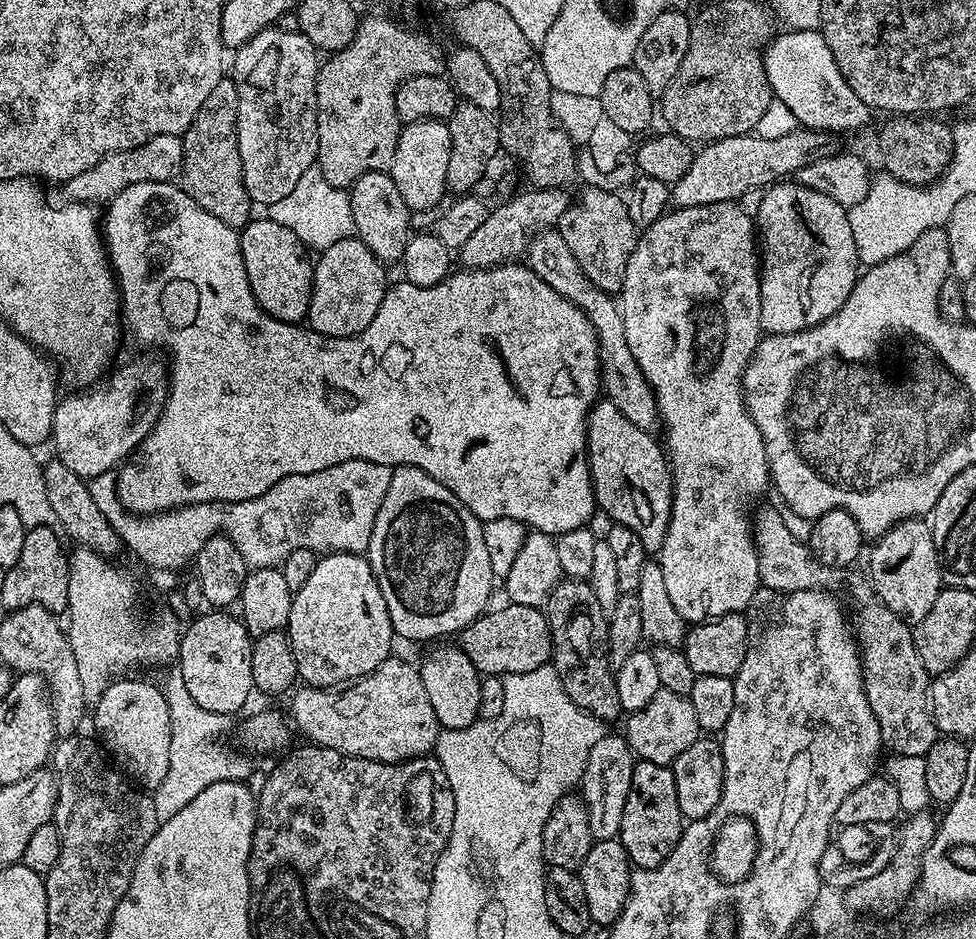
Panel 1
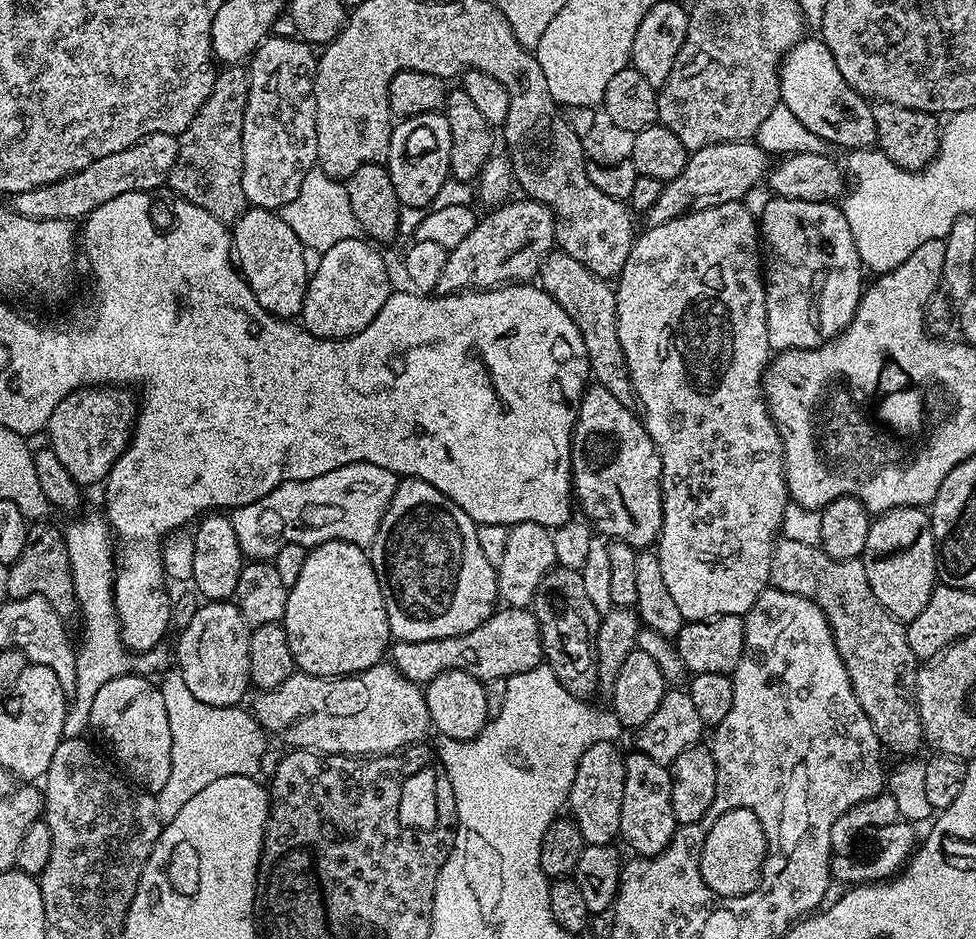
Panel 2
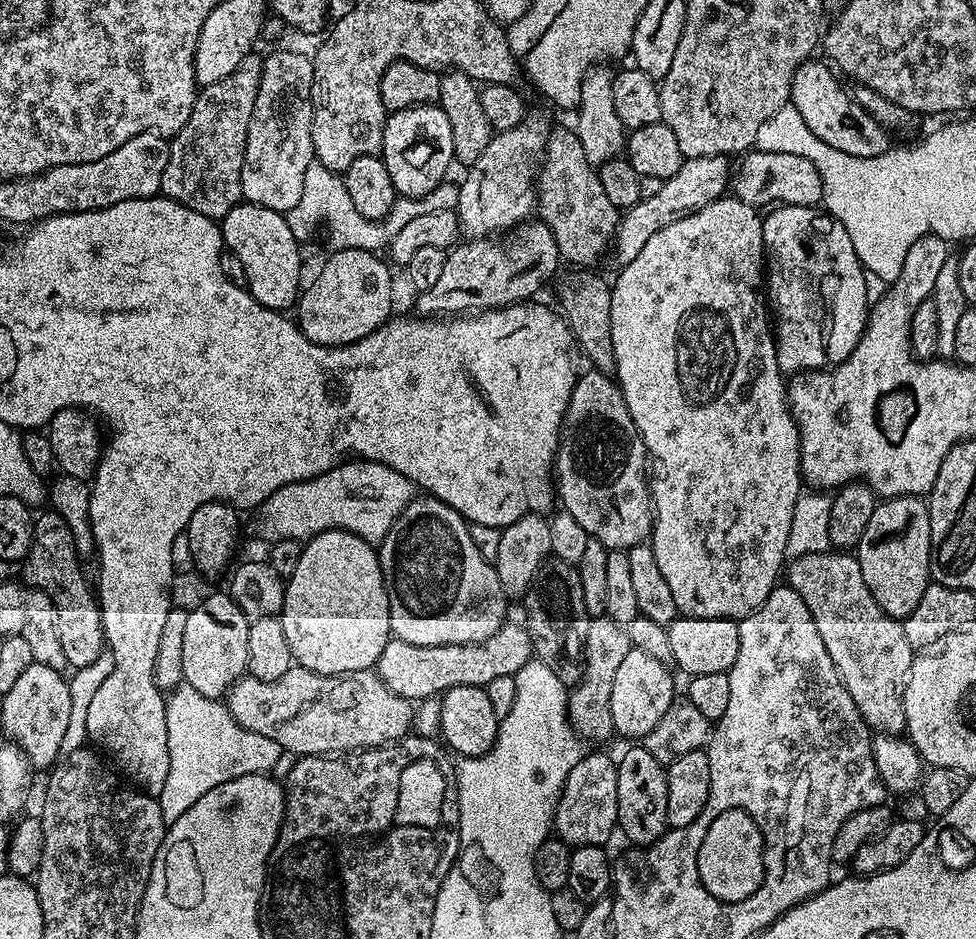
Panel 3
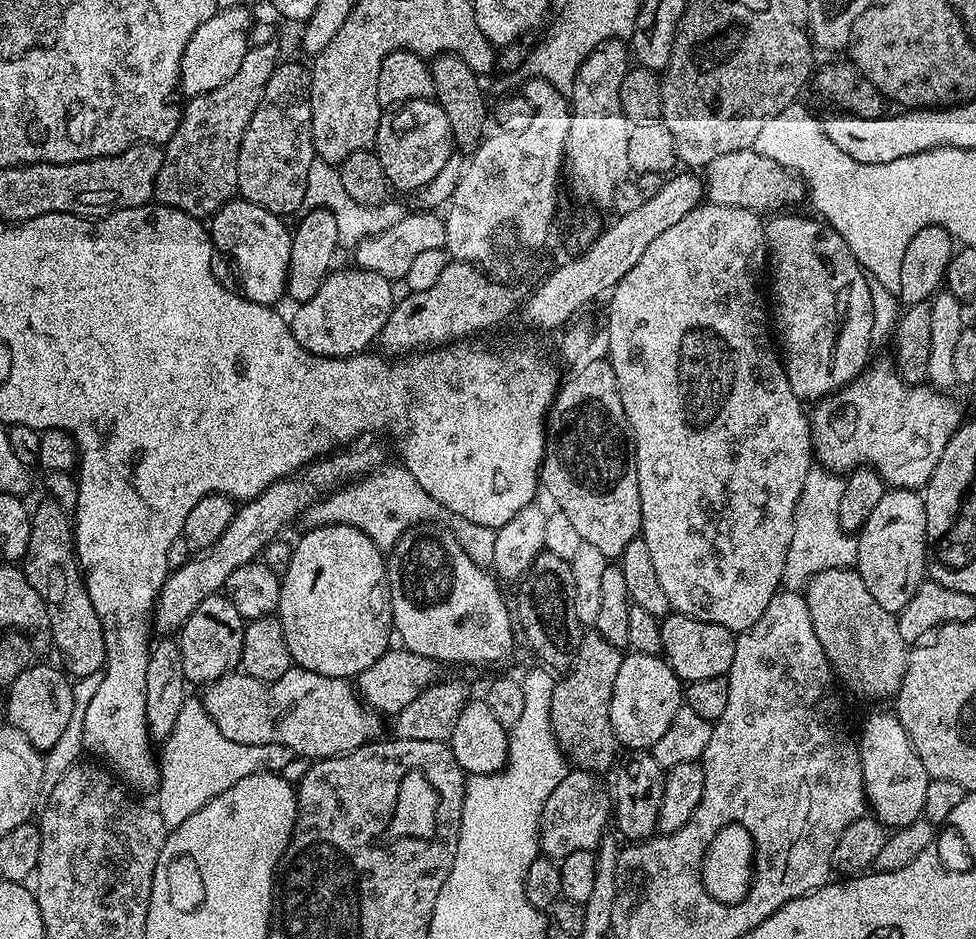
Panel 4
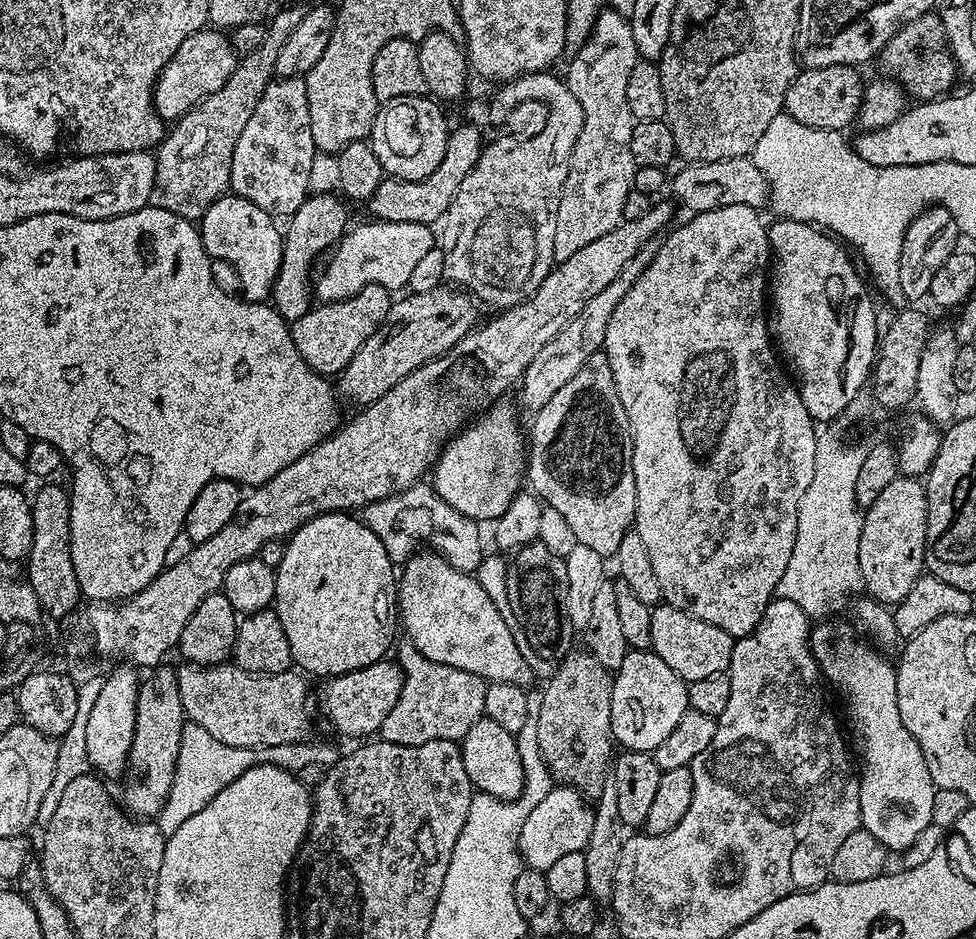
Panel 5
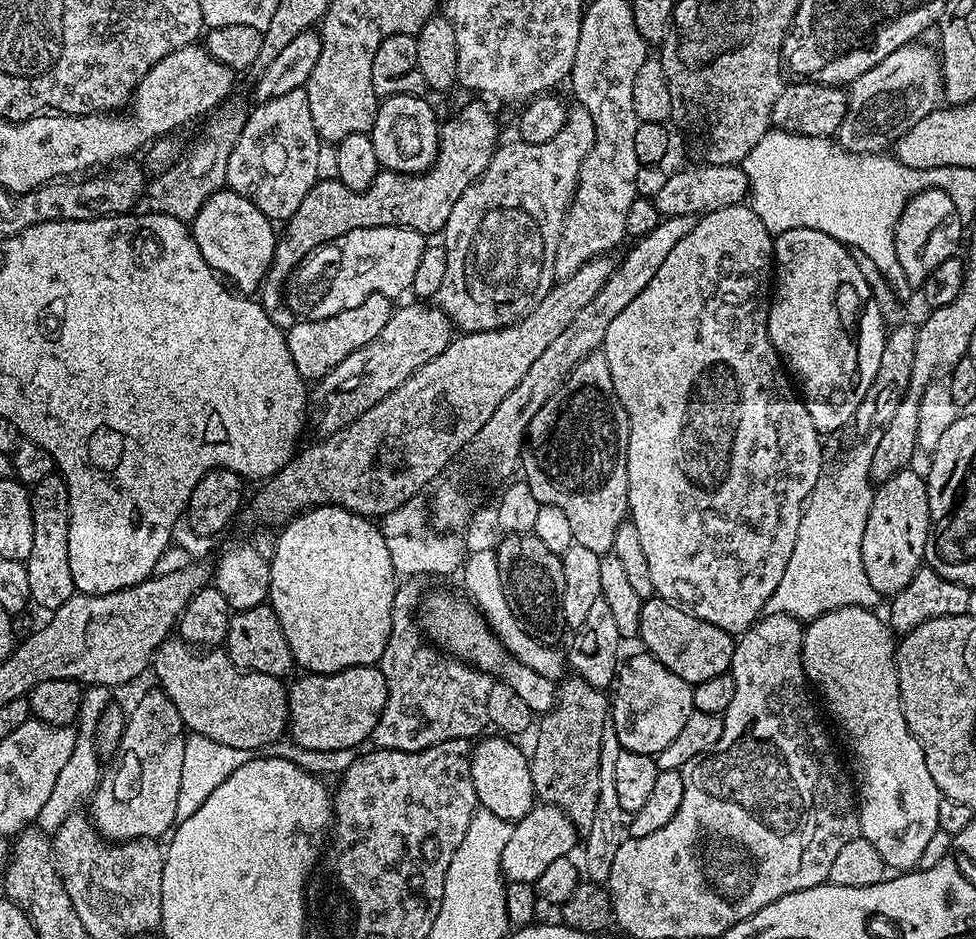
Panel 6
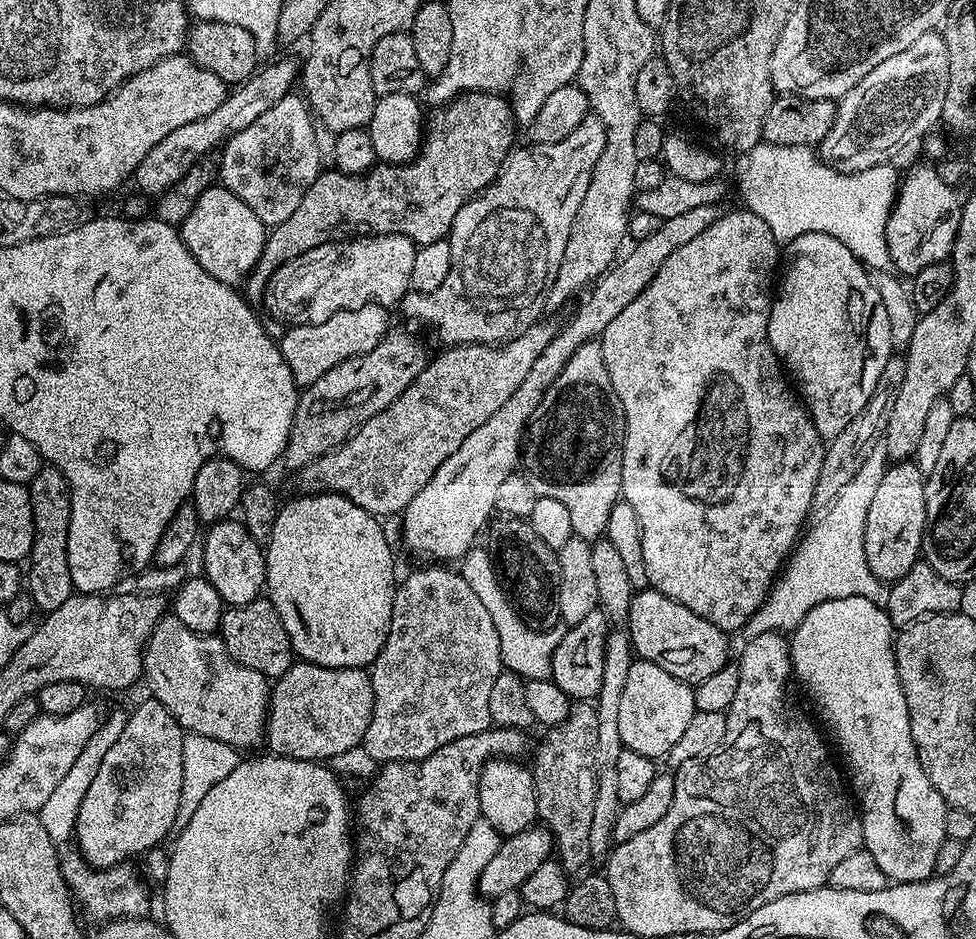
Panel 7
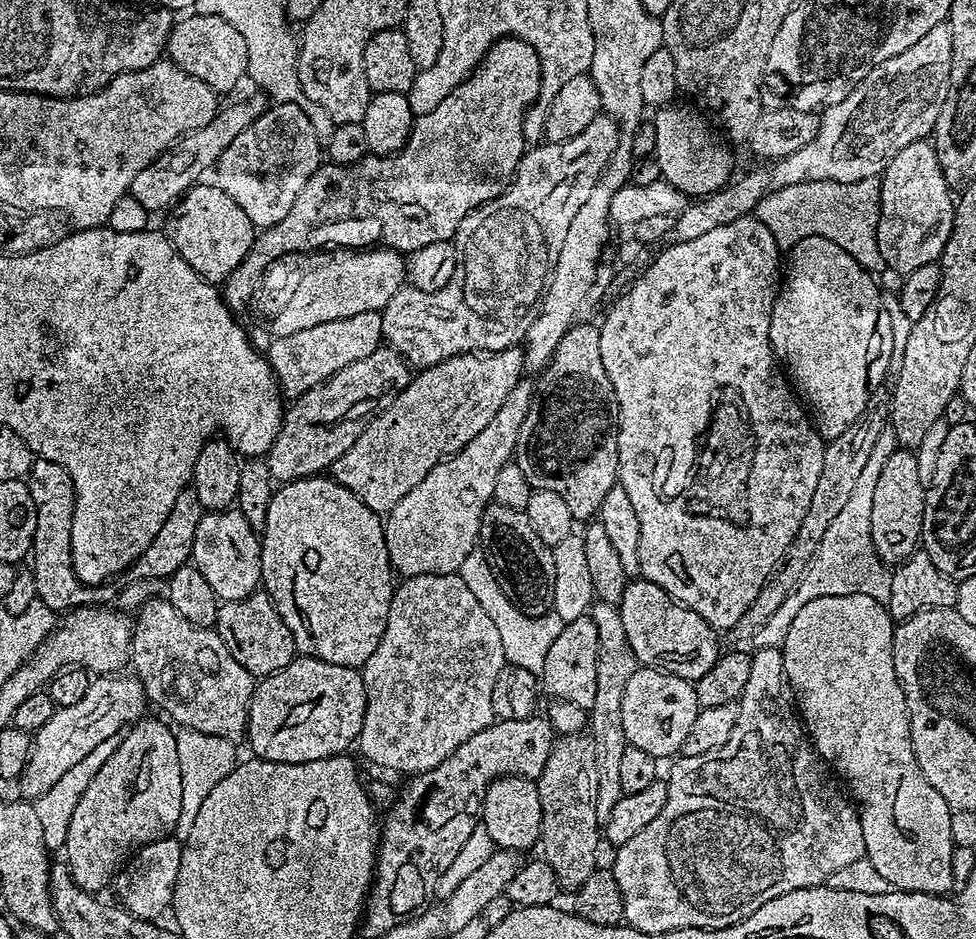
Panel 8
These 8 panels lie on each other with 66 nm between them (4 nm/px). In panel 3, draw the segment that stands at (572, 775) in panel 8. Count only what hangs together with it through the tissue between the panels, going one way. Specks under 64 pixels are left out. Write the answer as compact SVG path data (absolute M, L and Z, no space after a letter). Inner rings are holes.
M606 614L589 619L582 641L580 681L568 694L568 718L576 729L576 735L585 741L613 739L610 690L614 686L614 674L618 671L618 665L623 662L632 647L625 625L615 624Z

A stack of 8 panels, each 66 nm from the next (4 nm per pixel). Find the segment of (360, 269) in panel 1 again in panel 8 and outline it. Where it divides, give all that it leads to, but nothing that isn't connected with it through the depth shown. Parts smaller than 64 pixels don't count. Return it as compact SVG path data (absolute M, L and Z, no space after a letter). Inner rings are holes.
M363 312L334 322L322 322L322 326L310 326L310 330L298 330L298 334L275 337L271 341L273 344L266 348L266 355L281 393L295 398L314 390L314 386L325 384L331 376L350 366L350 362L370 358L370 354L382 346L383 340L380 312Z

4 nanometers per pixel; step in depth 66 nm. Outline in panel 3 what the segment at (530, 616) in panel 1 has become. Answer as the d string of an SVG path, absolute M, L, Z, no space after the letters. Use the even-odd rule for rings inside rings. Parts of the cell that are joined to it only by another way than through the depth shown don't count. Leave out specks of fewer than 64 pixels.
M506 622L497 632L477 644L451 644L450 646L414 646L405 640L389 638L386 650L374 665L374 671L394 694L413 702L431 700L447 688L459 684L482 688L494 678L515 676L526 662L533 659L532 639L523 623Z

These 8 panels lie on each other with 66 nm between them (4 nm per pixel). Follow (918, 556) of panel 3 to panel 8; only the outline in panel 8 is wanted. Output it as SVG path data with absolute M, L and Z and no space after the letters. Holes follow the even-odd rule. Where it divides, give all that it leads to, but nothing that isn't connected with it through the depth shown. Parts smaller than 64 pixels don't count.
M915 451L892 452L890 458L886 458L886 466L882 466L882 474L878 474L878 483L874 486L874 506L870 508L872 541L885 564L898 565L917 551L922 540L920 531L925 495L926 486L918 475L918 458Z

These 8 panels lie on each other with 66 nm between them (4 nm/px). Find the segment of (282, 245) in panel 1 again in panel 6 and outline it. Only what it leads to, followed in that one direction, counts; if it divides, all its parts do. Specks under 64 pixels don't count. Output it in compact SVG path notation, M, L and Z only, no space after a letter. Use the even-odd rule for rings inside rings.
M231 190L215 192L198 210L198 214L190 221L192 237L198 242L198 250L202 250L202 258L225 281L237 284L235 287L244 294L256 294L264 284L264 276L272 264L278 232L273 221L268 219L254 202L242 198L242 194Z

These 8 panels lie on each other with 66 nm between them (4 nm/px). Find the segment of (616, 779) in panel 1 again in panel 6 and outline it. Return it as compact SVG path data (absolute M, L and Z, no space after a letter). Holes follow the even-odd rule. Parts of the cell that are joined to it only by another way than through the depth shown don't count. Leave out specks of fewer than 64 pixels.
M537 803L513 825L510 839L502 852L501 873L509 883L518 881L533 885L538 878L542 878L550 862L563 856L572 856L575 844L577 847L578 833L568 815L553 804Z

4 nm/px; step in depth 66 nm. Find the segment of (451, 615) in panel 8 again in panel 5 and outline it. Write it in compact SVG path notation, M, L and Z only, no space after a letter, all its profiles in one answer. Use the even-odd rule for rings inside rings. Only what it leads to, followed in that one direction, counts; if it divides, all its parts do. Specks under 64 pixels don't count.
M404 642L398 655L398 663L401 672L404 673L404 685L402 694L390 710L386 722L382 722L379 735L386 742L394 742L398 746L422 746L426 742L435 740L463 741L464 736L484 716L484 703L486 702L486 690L488 684L478 674L470 674L466 670L451 668L438 662L430 662L411 642Z

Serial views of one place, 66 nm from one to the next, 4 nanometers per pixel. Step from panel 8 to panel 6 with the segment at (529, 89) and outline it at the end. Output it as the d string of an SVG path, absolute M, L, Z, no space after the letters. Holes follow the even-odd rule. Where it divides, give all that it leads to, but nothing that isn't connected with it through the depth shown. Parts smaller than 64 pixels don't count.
M468 104L449 124L445 123L440 130L440 149L436 155L436 163L427 172L389 172L381 170L374 178L374 182L365 192L355 192L345 186L341 180L319 180L302 198L302 206L283 225L276 241L274 258L264 276L267 287L276 288L287 285L292 272L311 254L315 248L328 244L331 240L339 240L350 230L359 228L373 228L374 226L402 226L410 230L418 230L425 234L439 233L445 222L450 218L450 210L458 198L481 176L490 166L490 158L496 153L498 141L501 139L500 128L492 117L492 112L484 104Z

